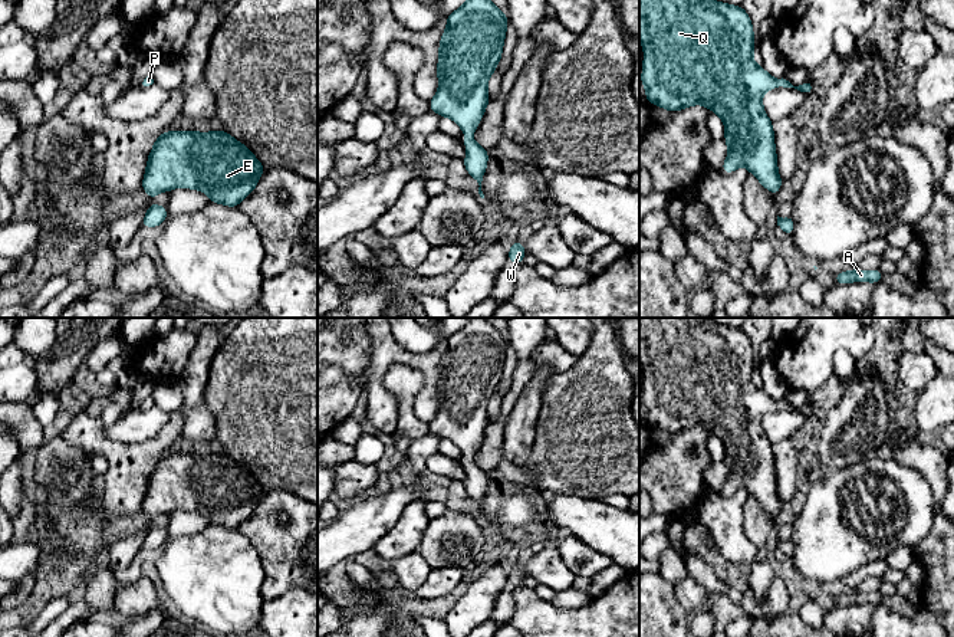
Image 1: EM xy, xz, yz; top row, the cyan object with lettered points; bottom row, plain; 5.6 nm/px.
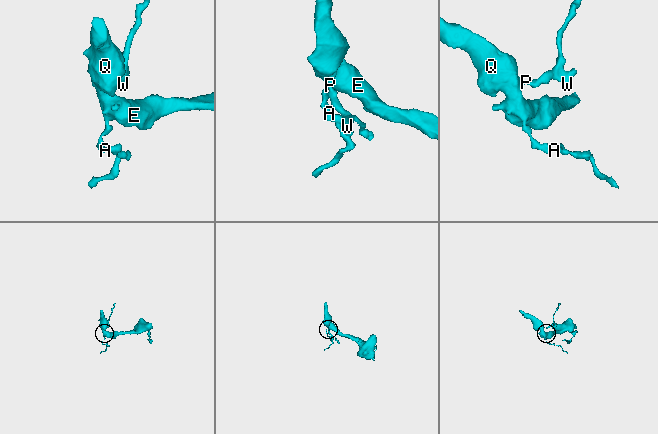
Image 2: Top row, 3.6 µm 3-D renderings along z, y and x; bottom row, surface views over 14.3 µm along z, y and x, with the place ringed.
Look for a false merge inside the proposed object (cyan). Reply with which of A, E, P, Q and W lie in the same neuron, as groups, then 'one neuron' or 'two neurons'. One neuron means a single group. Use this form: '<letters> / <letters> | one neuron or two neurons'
A E P Q W | one neuron

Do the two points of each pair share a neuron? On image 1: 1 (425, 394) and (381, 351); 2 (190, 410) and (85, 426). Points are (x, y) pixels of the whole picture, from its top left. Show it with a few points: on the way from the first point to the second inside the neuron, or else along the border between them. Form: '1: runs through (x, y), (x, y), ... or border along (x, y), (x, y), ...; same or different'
1: runs through (428, 377), (415, 361), (398, 355); same
2: border along (181, 409), (183, 437); different

